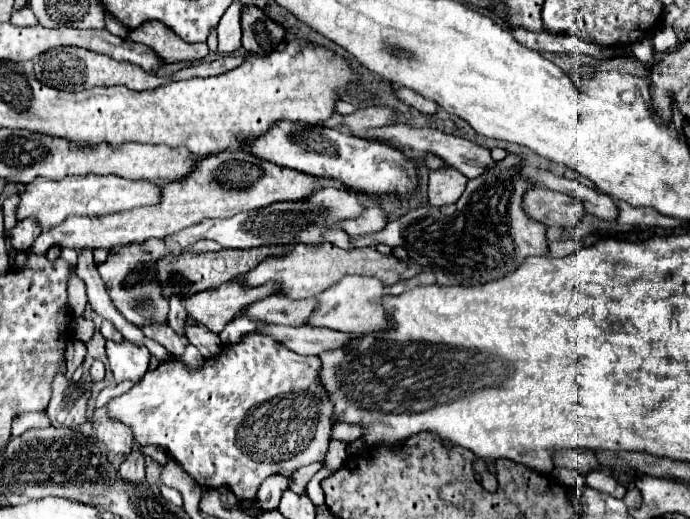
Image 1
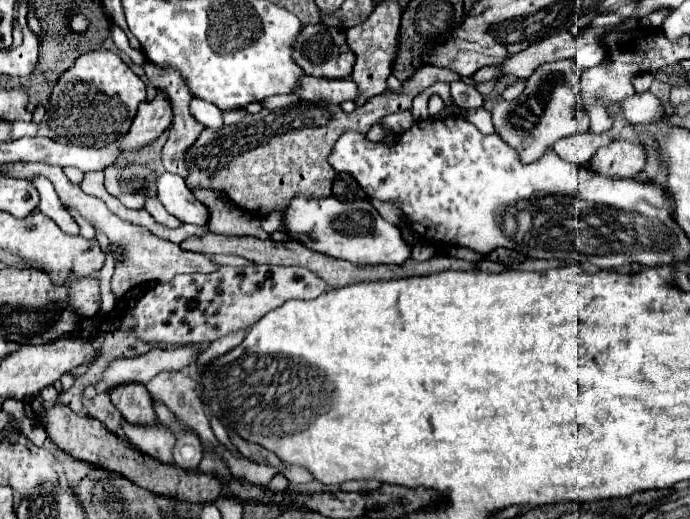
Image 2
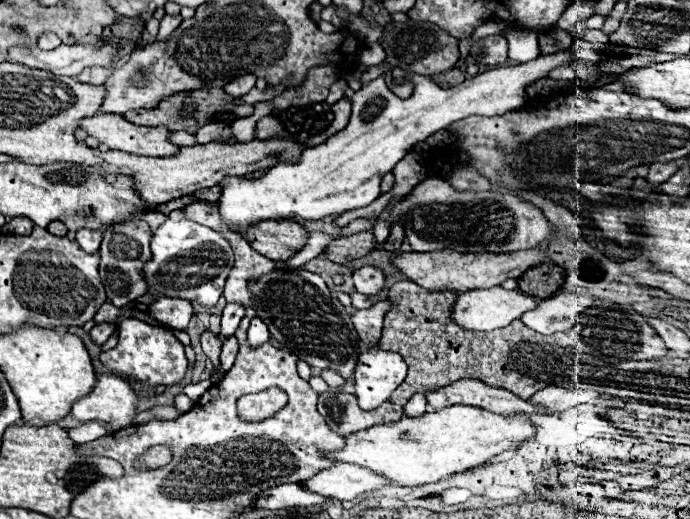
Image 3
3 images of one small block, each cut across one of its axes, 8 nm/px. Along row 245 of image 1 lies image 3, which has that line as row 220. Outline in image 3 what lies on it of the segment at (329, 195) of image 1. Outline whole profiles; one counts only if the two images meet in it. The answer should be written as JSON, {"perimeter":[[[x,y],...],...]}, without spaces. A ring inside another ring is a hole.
{"perimeter":[[[570,48],[538,56],[526,64],[488,70],[446,90],[438,88],[430,78],[394,68],[398,80],[402,80],[402,76],[414,80],[410,98],[402,100],[392,94],[384,78],[372,80],[368,86],[354,92],[348,126],[330,136],[324,144],[306,148],[298,162],[278,162],[256,180],[224,176],[218,184],[222,188],[218,200],[220,220],[232,232],[238,232],[240,228],[250,228],[264,220],[290,220],[296,216],[302,220],[322,220],[326,216],[368,206],[380,196],[382,176],[390,172],[416,142],[426,140],[430,134],[444,130],[448,124],[466,116],[502,116],[524,106],[526,86],[540,78],[548,78],[548,74],[560,66],[572,66]],[[168,218],[154,232],[150,248],[152,258],[142,268],[142,276],[146,284],[150,284],[150,290],[162,296],[198,302],[204,308],[214,308],[218,304],[218,298],[224,292],[226,276],[234,266],[234,252],[230,248],[230,242],[222,236],[222,232],[196,224],[188,218]]]}

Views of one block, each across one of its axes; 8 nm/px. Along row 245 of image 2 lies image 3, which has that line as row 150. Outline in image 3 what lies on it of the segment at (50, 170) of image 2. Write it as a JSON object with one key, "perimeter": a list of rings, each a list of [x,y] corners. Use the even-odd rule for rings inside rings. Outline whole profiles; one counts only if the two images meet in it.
{"perimeter":[[[98,112],[90,118],[82,118],[78,122],[78,128],[86,130],[88,136],[96,138],[100,144],[106,144],[110,150],[120,150],[120,152],[128,152],[128,154],[138,154],[138,156],[154,156],[154,158],[166,158],[166,156],[174,156],[178,152],[176,144],[168,142],[168,134],[170,130],[162,128],[148,128],[148,126],[136,126],[128,120],[124,120],[122,114],[106,114],[106,112]]]}

